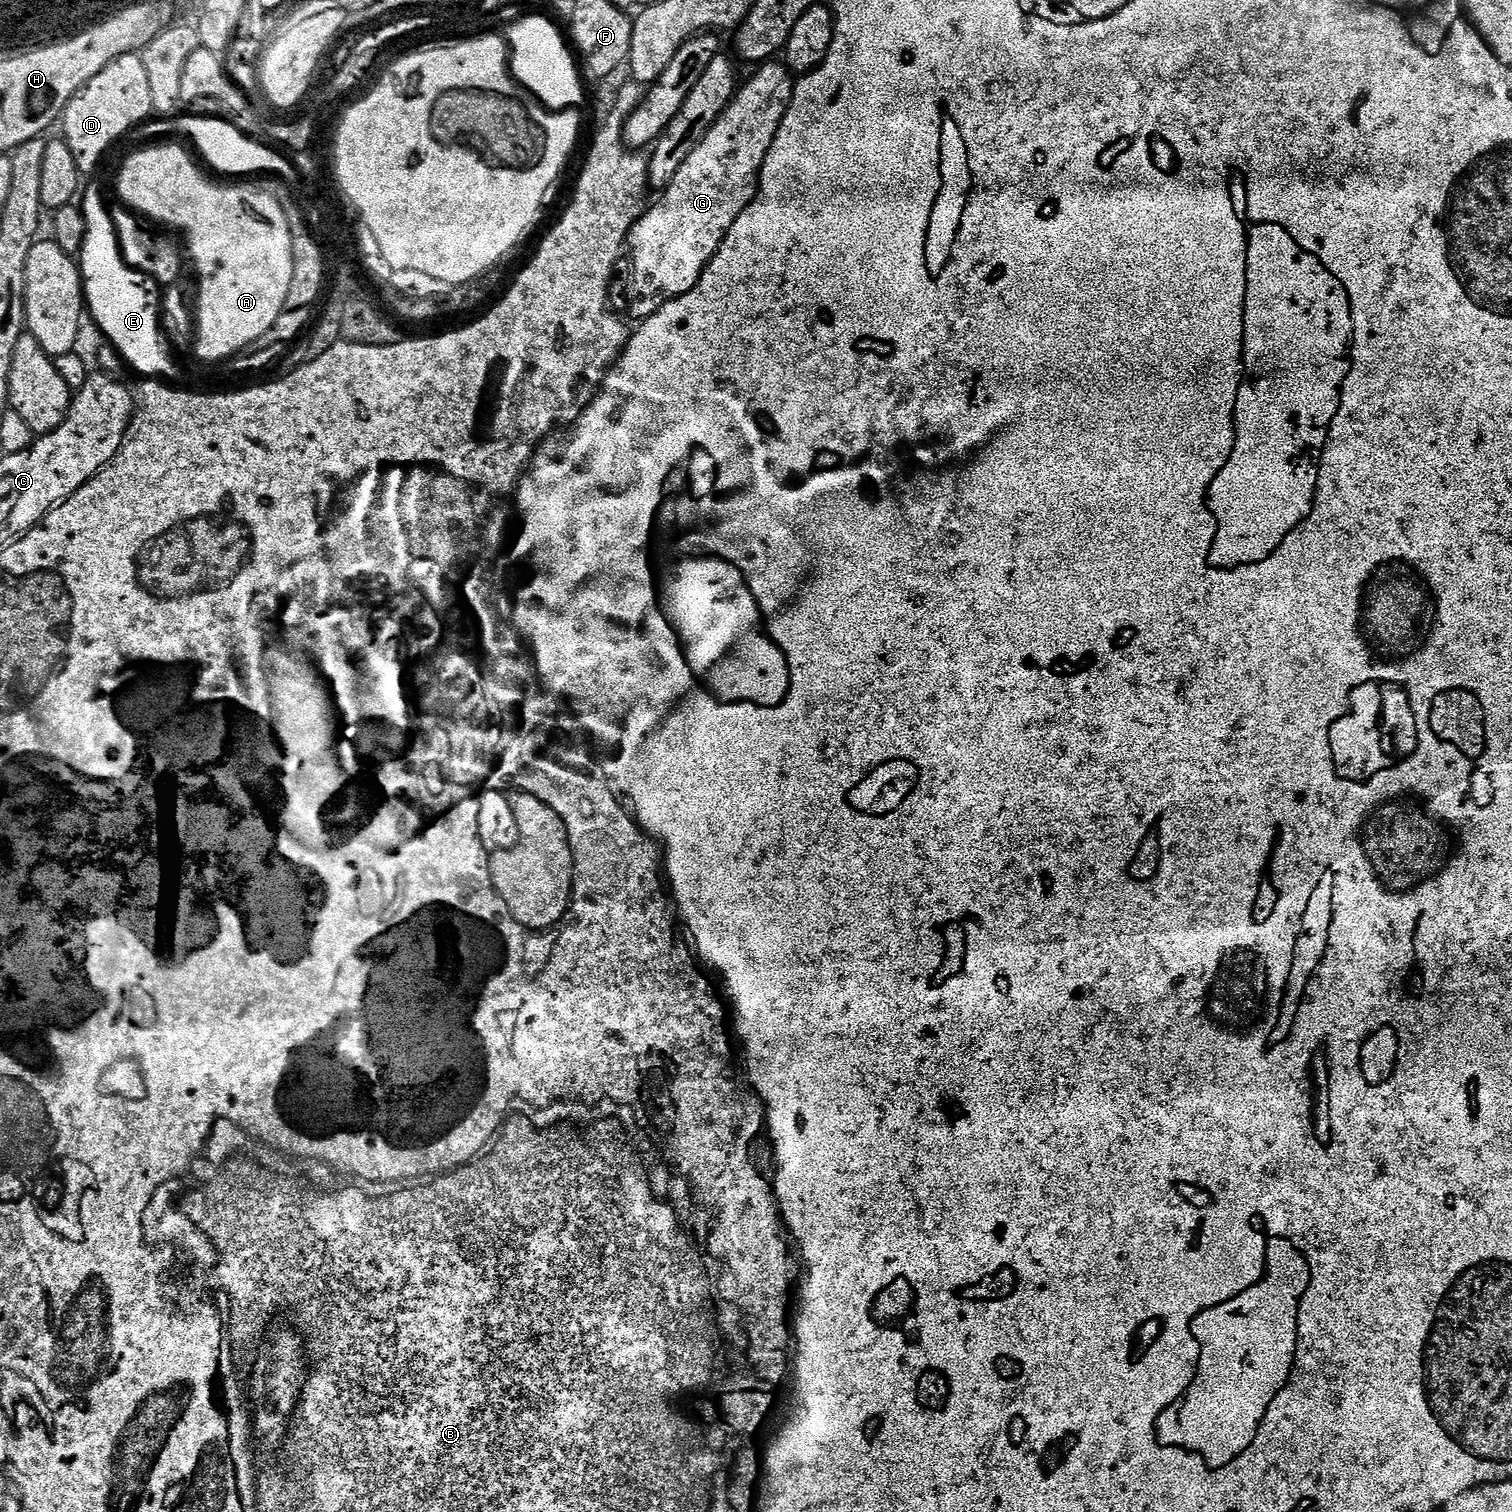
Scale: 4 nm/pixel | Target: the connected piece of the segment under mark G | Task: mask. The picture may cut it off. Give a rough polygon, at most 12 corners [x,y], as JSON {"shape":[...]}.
{"shape":[[764,62],[628,235],[636,322],[702,278],[793,73]]}

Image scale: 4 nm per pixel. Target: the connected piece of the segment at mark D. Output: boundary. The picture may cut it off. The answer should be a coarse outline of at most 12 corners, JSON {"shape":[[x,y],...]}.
{"shape":[[142,58],[107,64],[64,107],[78,170],[152,115]]}

